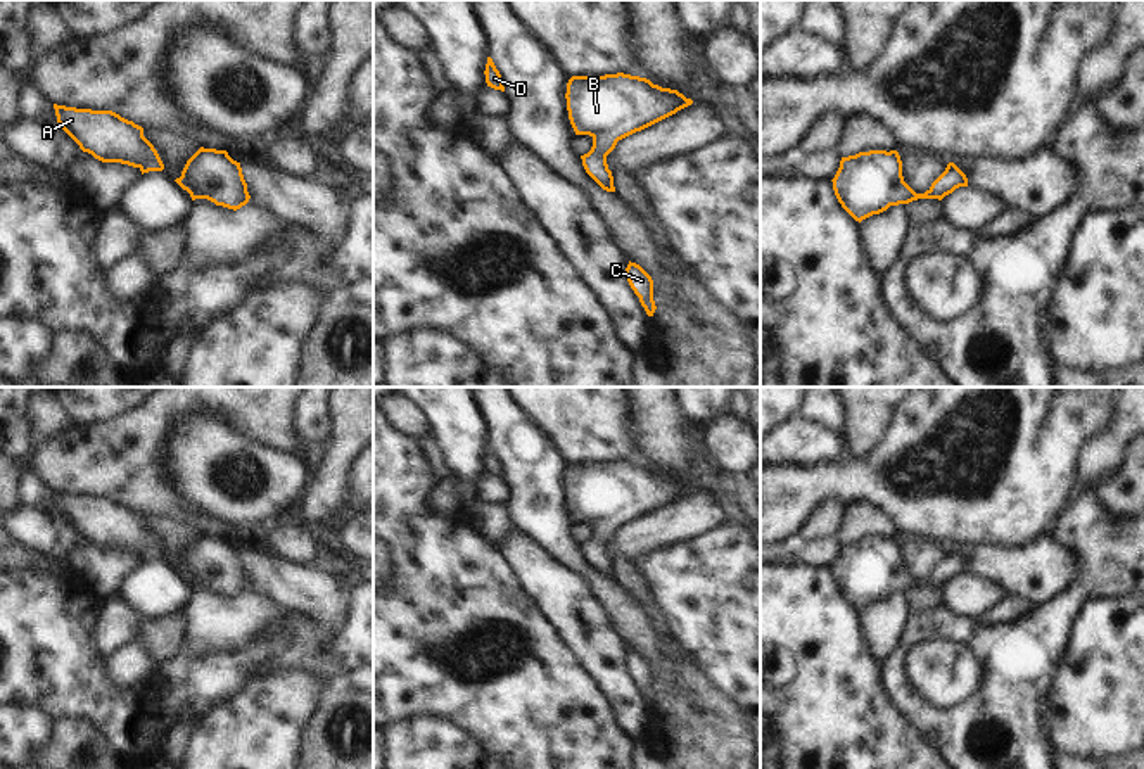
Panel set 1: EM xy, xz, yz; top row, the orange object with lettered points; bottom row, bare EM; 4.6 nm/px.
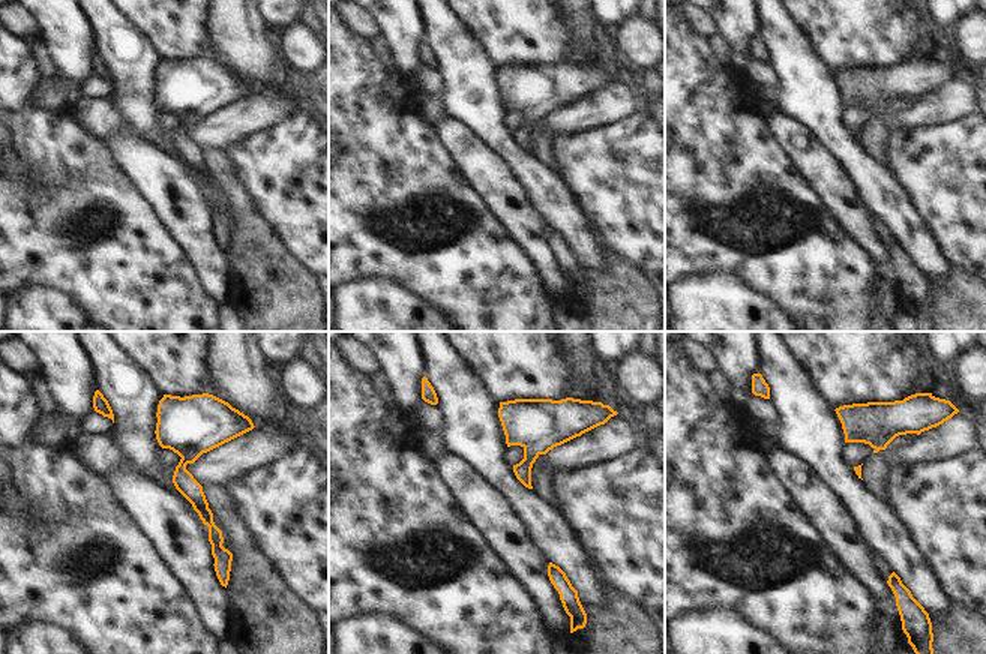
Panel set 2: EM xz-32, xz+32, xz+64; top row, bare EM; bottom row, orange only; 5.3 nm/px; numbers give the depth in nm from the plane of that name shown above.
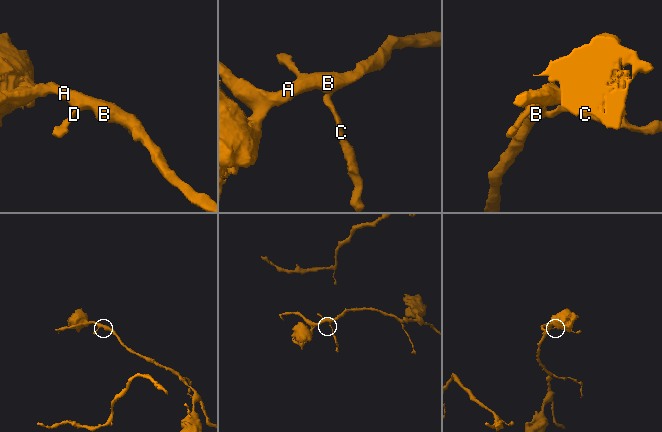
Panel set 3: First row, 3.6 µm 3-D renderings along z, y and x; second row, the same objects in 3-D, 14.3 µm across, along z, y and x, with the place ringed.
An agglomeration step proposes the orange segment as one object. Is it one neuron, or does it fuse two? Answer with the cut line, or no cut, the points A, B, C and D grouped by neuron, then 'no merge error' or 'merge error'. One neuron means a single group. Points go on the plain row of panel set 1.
no cut; A B C D; no merge error

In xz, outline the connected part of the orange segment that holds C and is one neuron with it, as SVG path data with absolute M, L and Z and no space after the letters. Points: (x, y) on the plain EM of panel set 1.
M636 650L627 651L626 655L627 669L634 681L639 684L641 693L648 703L653 703L657 693L653 688L653 667L651 664Z

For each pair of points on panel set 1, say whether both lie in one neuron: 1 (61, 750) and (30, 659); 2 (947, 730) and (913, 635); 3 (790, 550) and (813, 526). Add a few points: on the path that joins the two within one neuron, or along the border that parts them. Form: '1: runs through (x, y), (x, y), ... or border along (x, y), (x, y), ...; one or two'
1: border along (59, 718), (88, 718), (99, 726); two
2: runs through (921, 714), (896, 688), (896, 660); one
3: border along (799, 531), (806, 541); two

